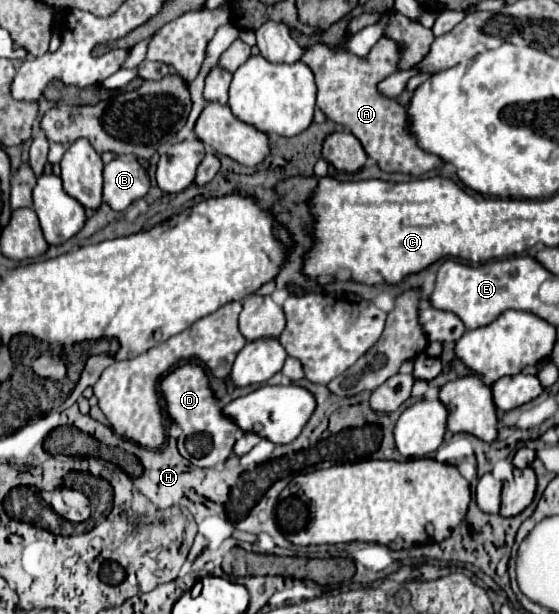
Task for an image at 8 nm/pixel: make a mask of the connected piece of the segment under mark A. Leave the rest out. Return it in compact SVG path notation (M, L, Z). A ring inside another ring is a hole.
M381 19L379 23L365 27L357 35L351 35L345 43L333 47L335 51L341 51L341 53L335 53L323 43L307 47L301 61L307 63L315 75L317 107L327 115L327 119L347 127L361 141L365 153L371 159L375 159L383 171L421 175L441 167L443 161L417 147L417 141L405 131L405 125L407 125L405 105L399 105L395 99L387 99L387 97L397 97L405 89L407 79L411 79L417 71L411 69L411 71L395 73L399 63L399 47L395 41L381 37L385 27L387 27L387 19ZM359 57L365 57L365 59L359 59ZM377 83L379 83L379 91L377 91Z

